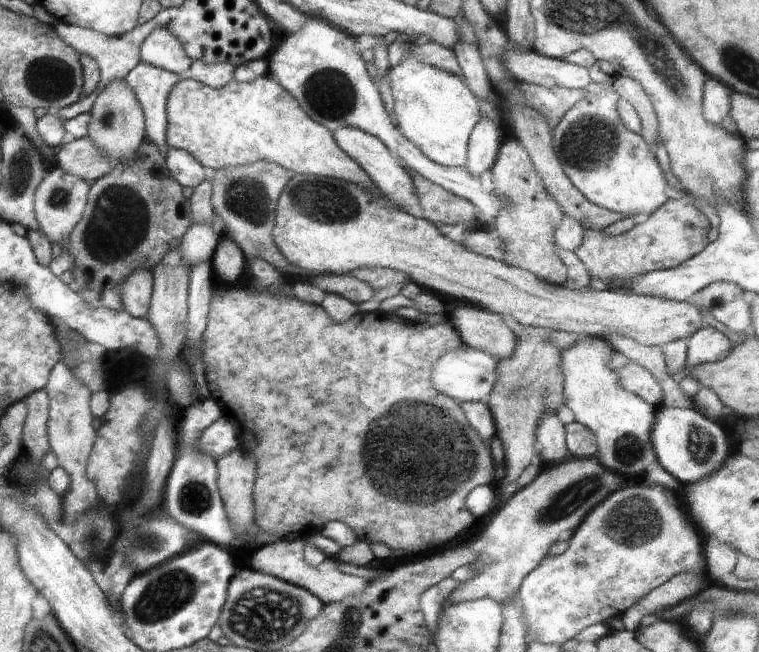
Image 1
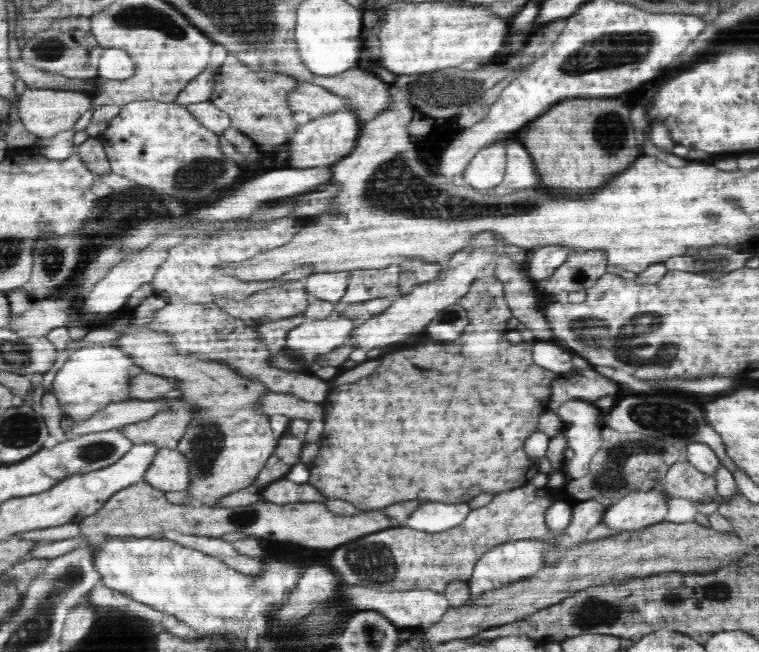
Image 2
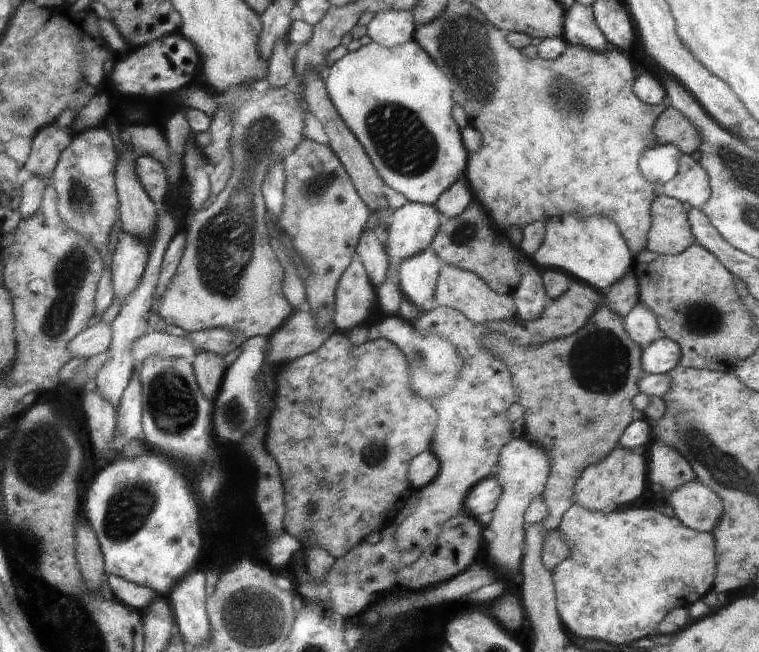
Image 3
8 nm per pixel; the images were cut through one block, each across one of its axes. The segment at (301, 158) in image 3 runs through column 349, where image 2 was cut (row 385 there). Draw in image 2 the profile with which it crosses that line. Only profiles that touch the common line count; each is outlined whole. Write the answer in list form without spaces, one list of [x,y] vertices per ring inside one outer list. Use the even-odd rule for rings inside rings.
[[[132,316],[102,324],[100,330],[122,332],[116,344],[122,344],[134,364],[144,368],[145,373],[175,380],[177,385],[169,392],[169,399],[182,399],[196,410],[177,444],[190,466],[189,498],[196,505],[216,507],[220,498],[252,487],[275,452],[278,440],[271,429],[270,418],[256,412],[260,398],[268,392],[266,386],[242,378],[234,368],[228,368],[222,362],[180,354],[176,346],[172,346],[170,334],[152,332],[148,326],[132,328]]]

